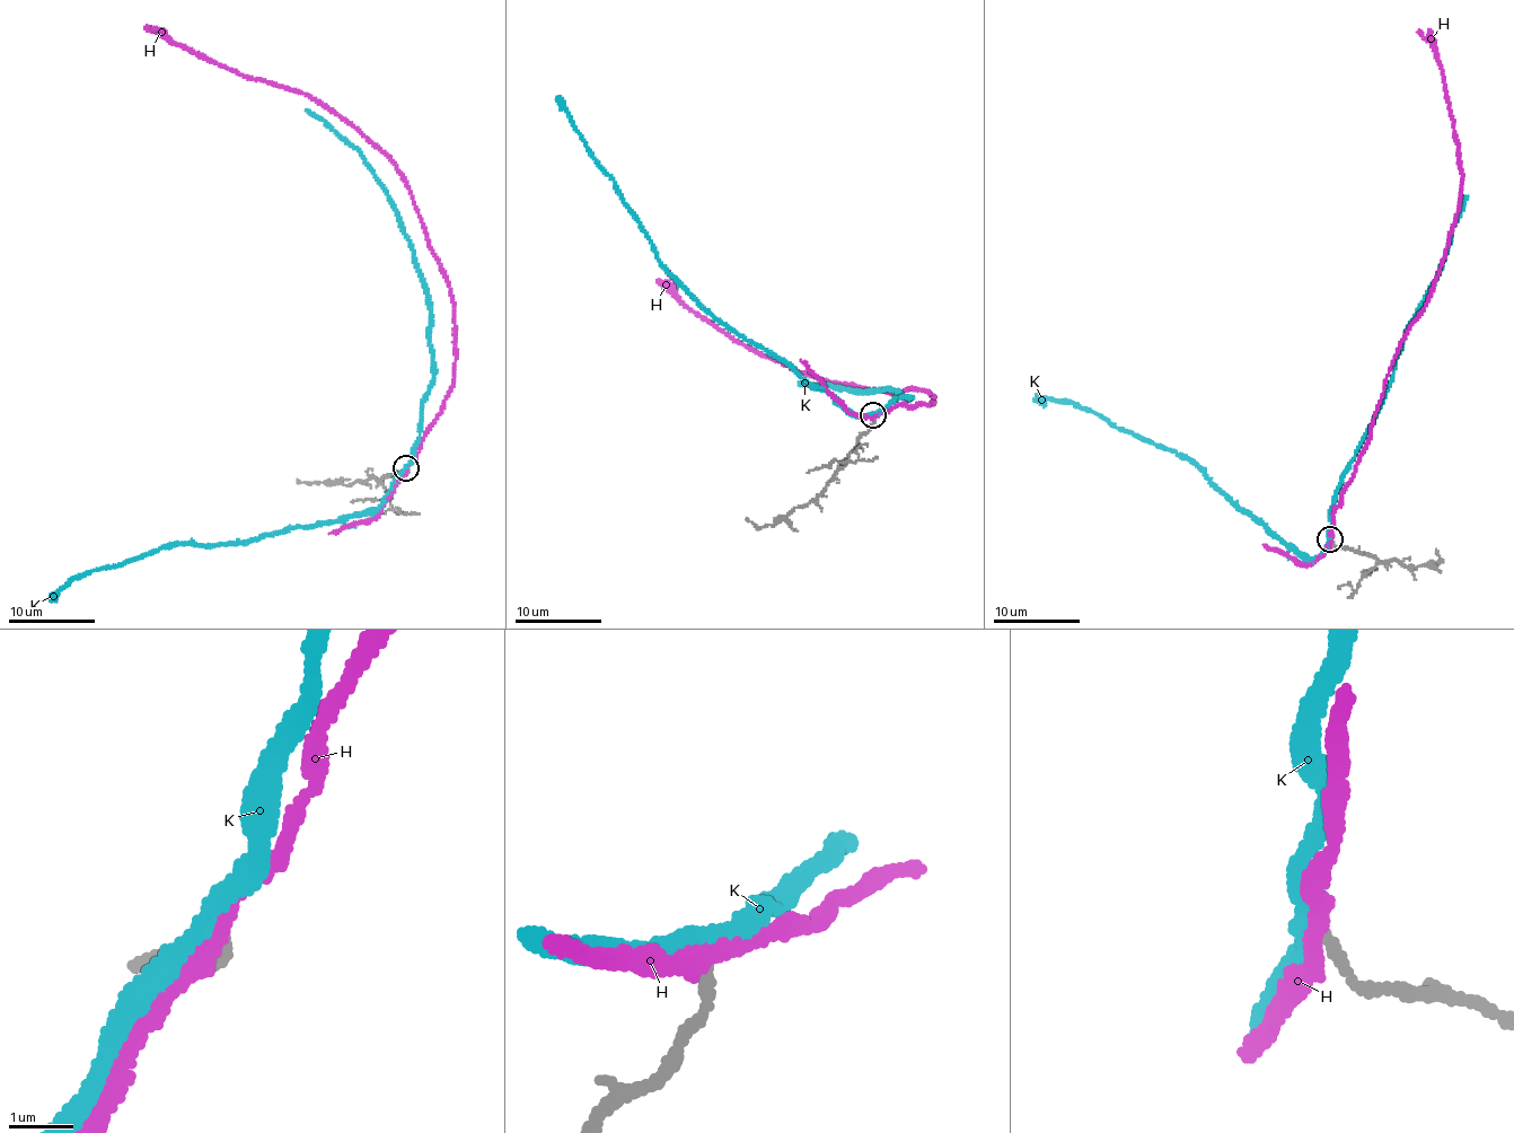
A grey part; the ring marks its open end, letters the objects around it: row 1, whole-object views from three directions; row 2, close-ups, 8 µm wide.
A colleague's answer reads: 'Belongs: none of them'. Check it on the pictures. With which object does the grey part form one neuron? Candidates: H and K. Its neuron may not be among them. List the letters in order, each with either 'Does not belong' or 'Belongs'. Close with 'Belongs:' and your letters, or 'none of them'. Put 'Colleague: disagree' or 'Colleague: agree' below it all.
H: Does not belong
K: Belongs
Belongs: K
Colleague: disagree

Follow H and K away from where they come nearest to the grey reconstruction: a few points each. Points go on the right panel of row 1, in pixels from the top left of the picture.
H: (1331, 542), (1334, 507), (1366, 440), (1383, 381), (1443, 261), (1462, 170), (1444, 80), (1432, 46), (1416, 32)
K: (1329, 539), (1327, 551), (1309, 558), (1273, 535), (1190, 460), (1120, 431), (1072, 403), (1047, 397), (1033, 401)

